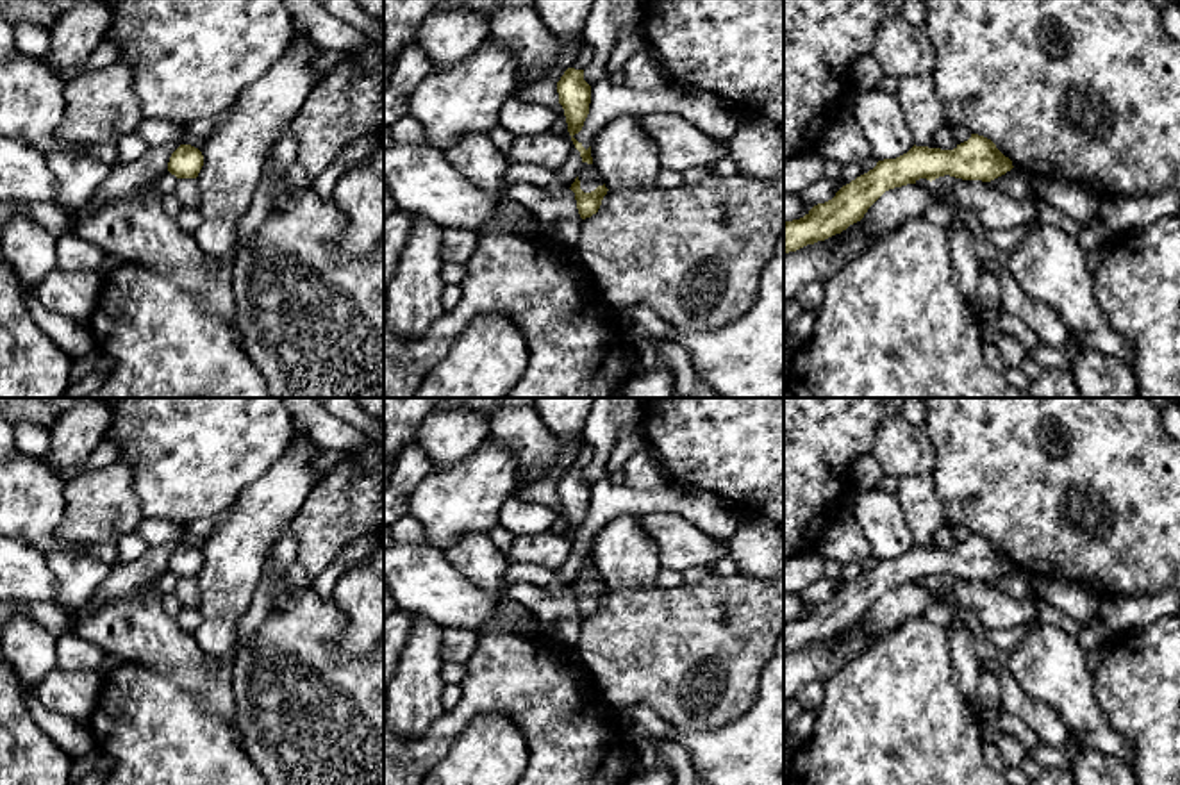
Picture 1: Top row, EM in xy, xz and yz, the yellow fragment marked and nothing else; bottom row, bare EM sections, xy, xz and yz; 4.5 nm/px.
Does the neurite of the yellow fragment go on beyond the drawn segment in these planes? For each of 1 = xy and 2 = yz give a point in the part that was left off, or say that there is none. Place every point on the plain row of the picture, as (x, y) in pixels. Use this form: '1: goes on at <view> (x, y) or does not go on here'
1: does not go on here
2: does not go on here

